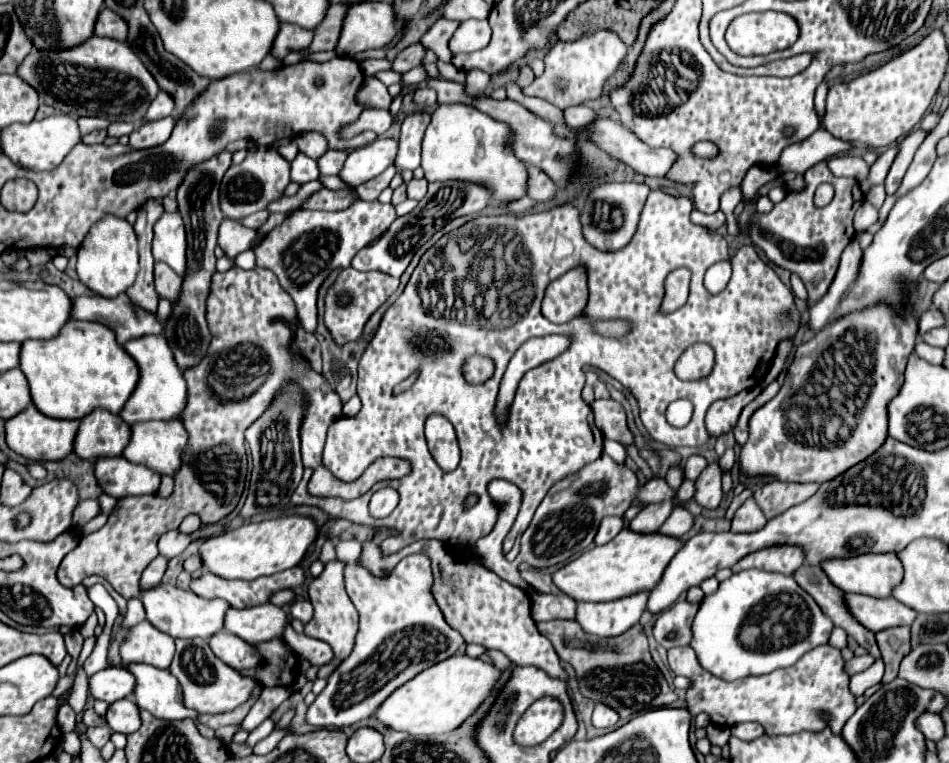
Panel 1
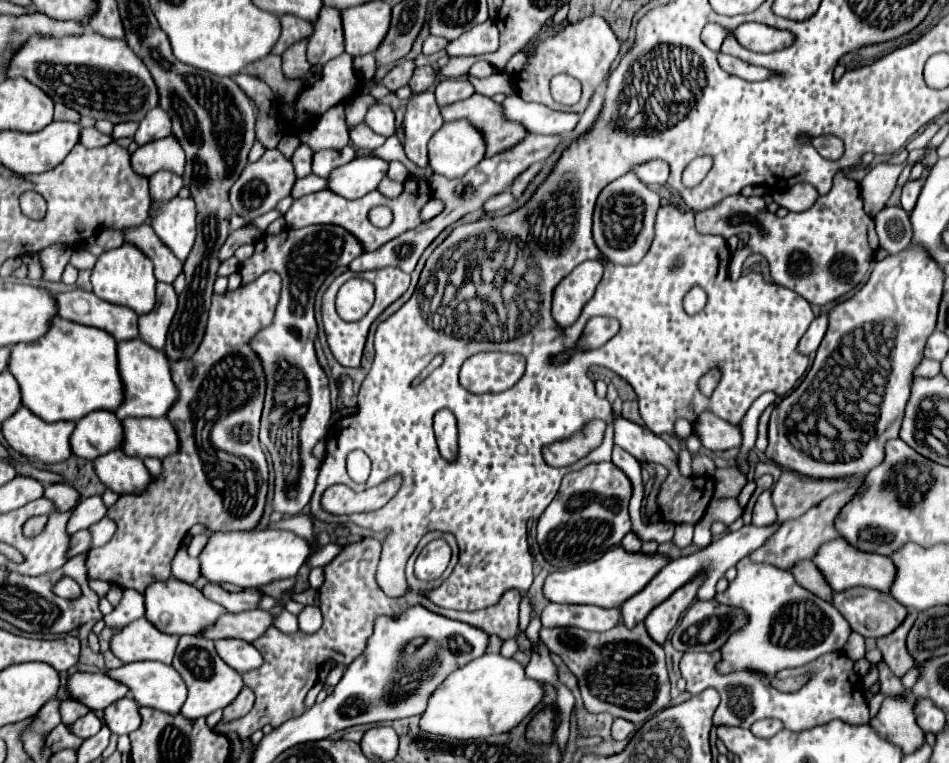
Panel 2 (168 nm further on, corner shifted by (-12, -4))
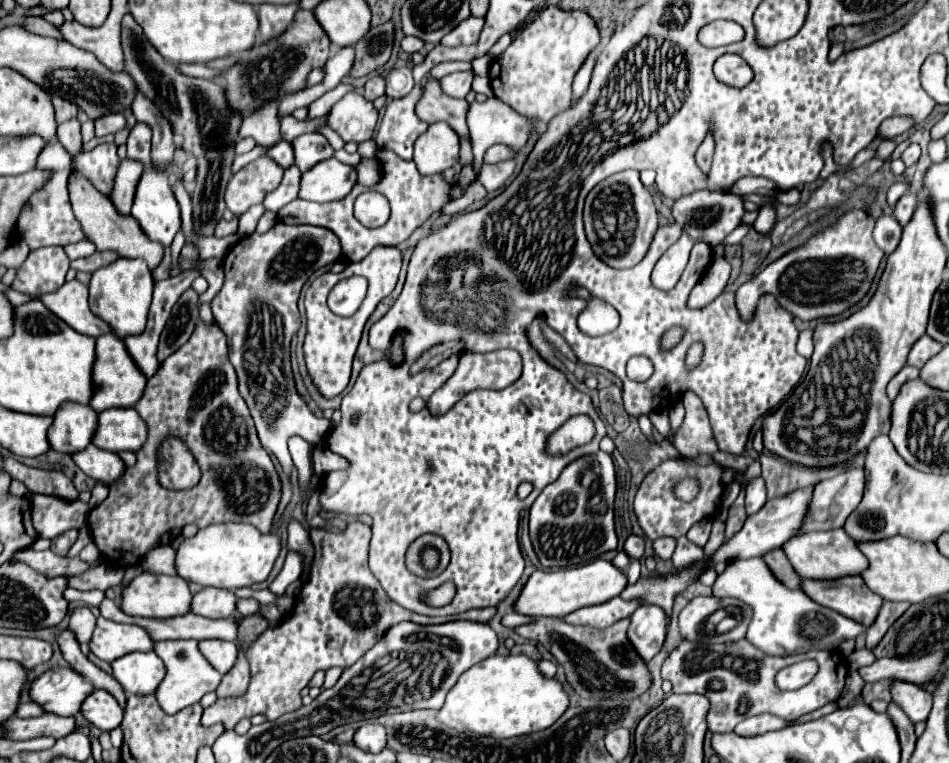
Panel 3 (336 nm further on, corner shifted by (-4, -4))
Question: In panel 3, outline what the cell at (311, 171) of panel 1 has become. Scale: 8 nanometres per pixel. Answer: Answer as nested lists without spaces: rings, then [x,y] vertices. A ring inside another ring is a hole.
[[[280,140],[278,144],[274,144],[268,152],[268,156],[272,160],[276,160],[282,168],[290,168],[294,164],[294,156],[292,156],[292,144],[286,140]]]

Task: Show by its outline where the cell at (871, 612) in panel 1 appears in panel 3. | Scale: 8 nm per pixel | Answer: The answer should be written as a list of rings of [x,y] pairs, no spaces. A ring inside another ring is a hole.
[[[844,576],[840,580],[806,578],[802,582],[802,590],[820,606],[836,610],[864,628],[870,628],[876,622],[884,604],[884,600],[864,584],[862,576]]]

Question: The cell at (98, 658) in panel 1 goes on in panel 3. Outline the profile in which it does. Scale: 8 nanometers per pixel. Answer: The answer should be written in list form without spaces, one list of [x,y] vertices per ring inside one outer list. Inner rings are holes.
[[[132,652],[114,660],[111,663],[112,675],[119,681],[124,690],[129,693],[146,696],[156,694],[156,688],[160,686],[160,680],[164,680],[164,664],[155,652]]]

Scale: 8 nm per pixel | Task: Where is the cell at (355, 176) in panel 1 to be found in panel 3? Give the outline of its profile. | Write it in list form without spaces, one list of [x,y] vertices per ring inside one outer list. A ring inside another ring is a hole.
[[[330,158],[302,174],[298,196],[312,202],[336,202],[348,196],[356,182],[358,174],[354,166]]]

